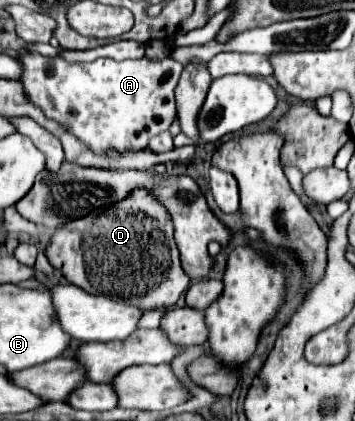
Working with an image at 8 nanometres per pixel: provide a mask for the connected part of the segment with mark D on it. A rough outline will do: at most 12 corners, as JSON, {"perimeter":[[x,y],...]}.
{"perimeter":[[149,189],[57,227],[69,283],[173,307],[189,289],[171,215]]}

